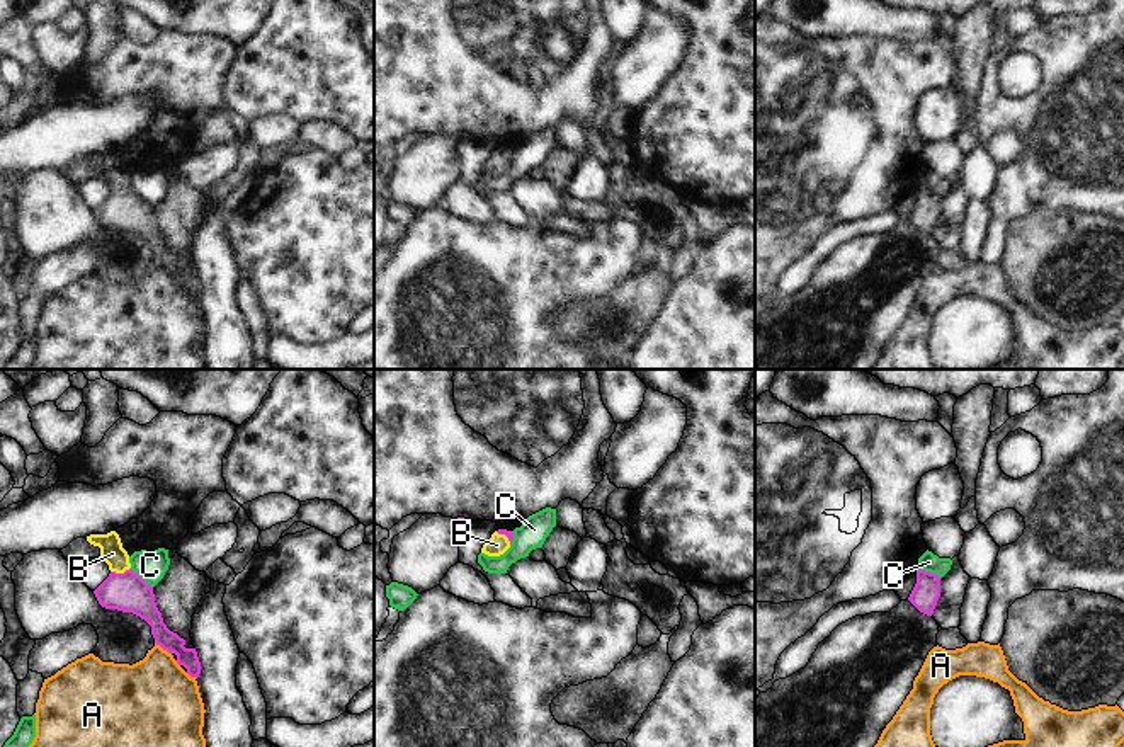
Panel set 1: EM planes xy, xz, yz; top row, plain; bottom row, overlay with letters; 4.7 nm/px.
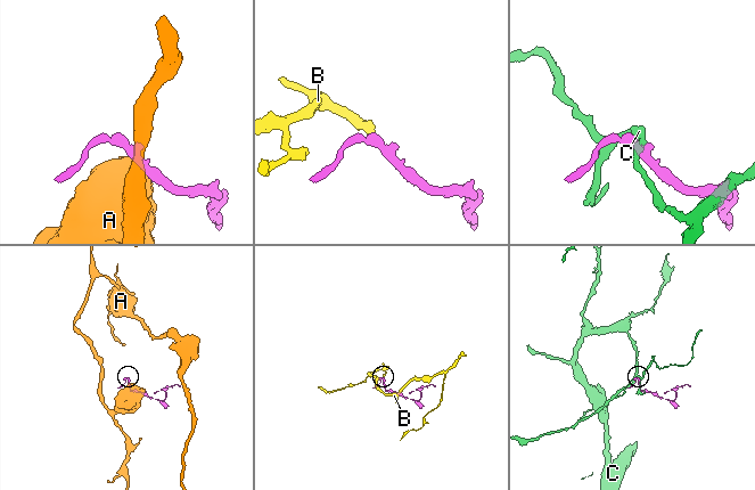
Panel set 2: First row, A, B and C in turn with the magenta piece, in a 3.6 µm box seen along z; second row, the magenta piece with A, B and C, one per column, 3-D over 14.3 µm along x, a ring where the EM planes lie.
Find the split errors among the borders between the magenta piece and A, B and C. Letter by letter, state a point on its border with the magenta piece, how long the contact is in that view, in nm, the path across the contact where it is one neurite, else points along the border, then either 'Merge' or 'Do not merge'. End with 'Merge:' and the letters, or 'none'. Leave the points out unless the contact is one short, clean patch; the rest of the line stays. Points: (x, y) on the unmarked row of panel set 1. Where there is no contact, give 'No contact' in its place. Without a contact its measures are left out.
A: Touches magenta at xy (164, 268). Shared border 100 nm. Boundary: xy (155, 261), (170, 273). Do not merge
B: Touches magenta at xy (119, 193). Shared border 100 nm. Path across: xy (128, 211), (119, 193), (119, 182), (113, 172). Merge
C: Touches magenta at yz (929, 191). Shared border 120 nm. Boundary: yz (917, 189), (927, 189), (941, 196). Do not merge
Merge: B

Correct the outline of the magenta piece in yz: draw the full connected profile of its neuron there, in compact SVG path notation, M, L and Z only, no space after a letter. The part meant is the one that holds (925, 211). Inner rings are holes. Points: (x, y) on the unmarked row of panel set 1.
M925 189L917 191L917 202L908 220L923 233L932 235L940 216L940 196Z

